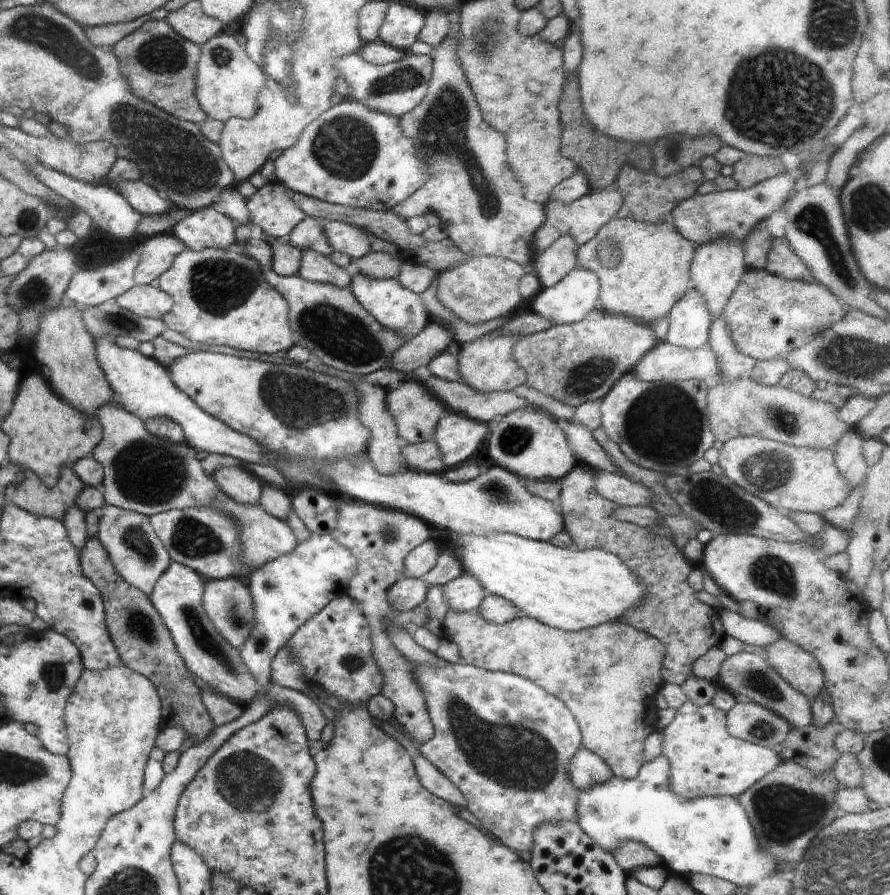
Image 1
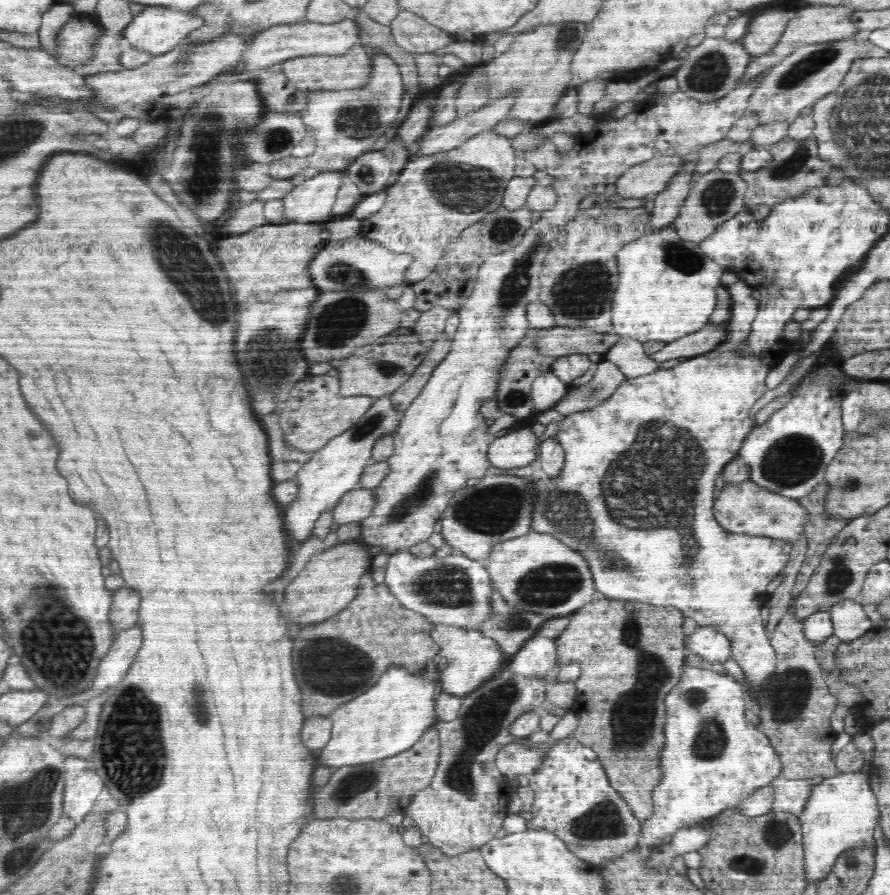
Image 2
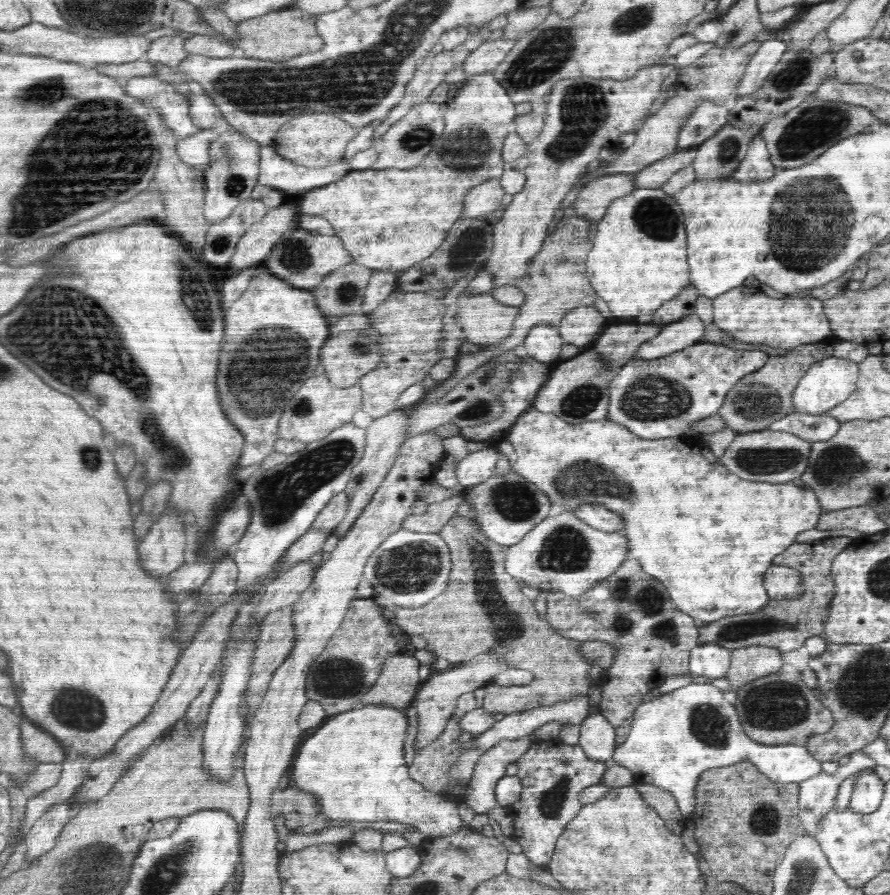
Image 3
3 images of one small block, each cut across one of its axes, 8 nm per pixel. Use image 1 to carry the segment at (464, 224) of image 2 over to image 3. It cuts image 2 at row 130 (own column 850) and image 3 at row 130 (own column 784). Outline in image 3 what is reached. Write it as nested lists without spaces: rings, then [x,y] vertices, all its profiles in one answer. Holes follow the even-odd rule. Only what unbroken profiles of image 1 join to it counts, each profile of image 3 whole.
[[[492,71],[467,76],[466,80],[468,84],[458,92],[458,96],[452,102],[447,102],[444,132],[439,146],[428,153],[420,166],[410,170],[350,170],[342,180],[314,188],[298,202],[302,214],[323,216],[328,220],[354,260],[372,272],[384,271],[396,275],[397,271],[414,267],[414,264],[433,256],[454,222],[460,218],[464,210],[464,196],[470,192],[470,188],[501,177],[508,167],[502,158],[502,148],[506,136],[511,132],[511,123],[517,116],[514,103]]]

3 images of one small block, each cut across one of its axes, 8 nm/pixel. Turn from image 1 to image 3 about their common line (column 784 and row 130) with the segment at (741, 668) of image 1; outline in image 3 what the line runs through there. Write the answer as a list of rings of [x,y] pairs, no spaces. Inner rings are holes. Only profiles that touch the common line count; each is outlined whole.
[[[709,100],[700,102],[678,132],[678,148],[696,148],[712,138],[722,126],[726,126],[729,111],[729,105],[714,104]]]

